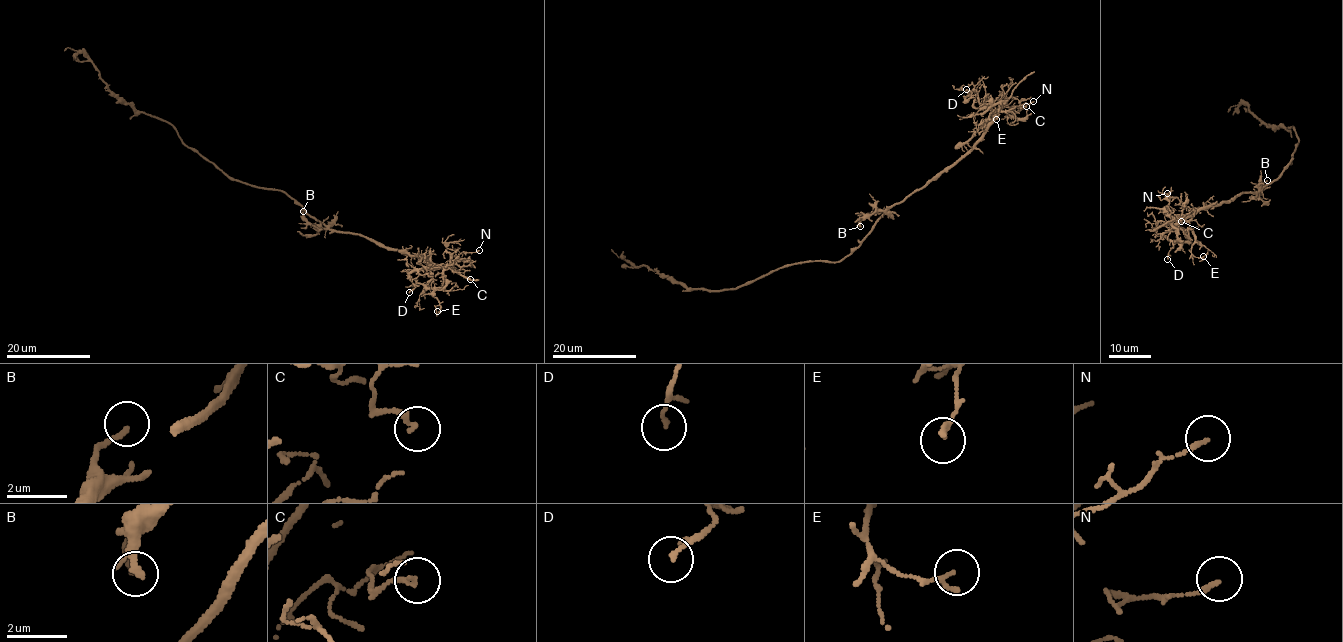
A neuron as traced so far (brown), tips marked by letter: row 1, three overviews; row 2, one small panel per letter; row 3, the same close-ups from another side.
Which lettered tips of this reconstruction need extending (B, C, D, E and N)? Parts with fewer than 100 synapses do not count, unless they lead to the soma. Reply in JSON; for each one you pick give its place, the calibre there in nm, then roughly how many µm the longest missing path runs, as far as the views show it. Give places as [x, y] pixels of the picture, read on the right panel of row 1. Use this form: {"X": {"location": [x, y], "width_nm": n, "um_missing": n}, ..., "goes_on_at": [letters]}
{"goes_on_at": []}

